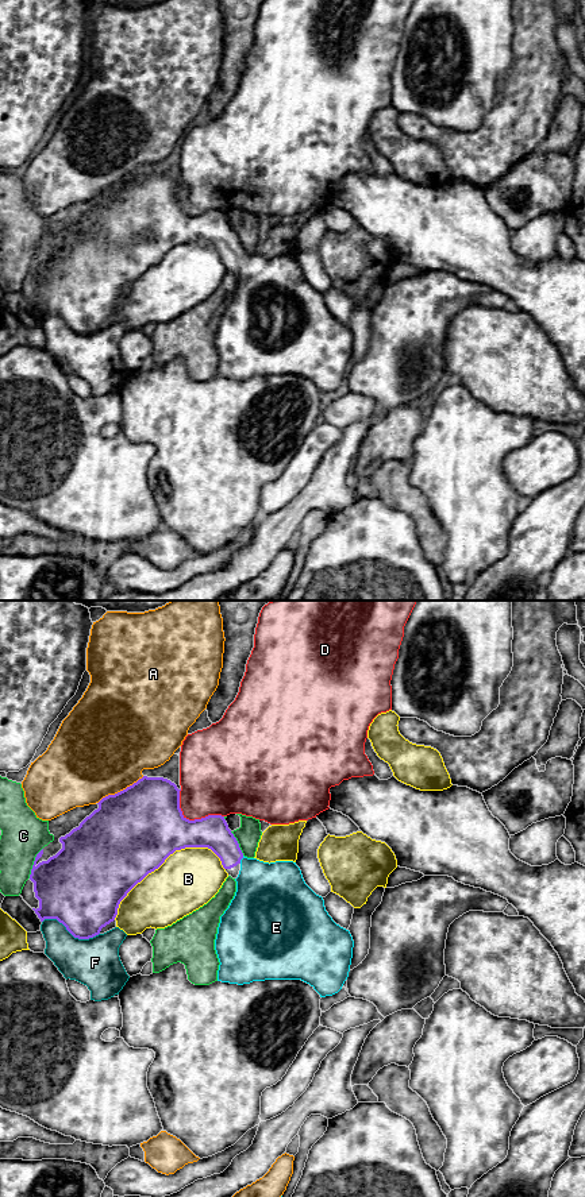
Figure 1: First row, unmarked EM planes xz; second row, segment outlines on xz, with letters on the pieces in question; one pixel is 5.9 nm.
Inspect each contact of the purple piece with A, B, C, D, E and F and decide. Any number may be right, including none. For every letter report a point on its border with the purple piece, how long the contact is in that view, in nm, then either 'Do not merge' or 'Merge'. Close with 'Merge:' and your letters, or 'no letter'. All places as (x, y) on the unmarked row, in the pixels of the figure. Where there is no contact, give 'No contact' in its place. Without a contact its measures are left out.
A: Touches purple at xz (120, 186). Shared border 320 nm. Do not merge
B: Touches purple at xz (161, 259). Shared border 750 nm. Do not merge
C: Touches purple at xz (34, 258). Shared border 200 nm. Do not merge
D: Touches purple at xz (192, 216). Shared border 320 nm. Do not merge
E: Touches purple at xz (241, 254). Shared border 50 nm. Merge
F: Touches purple at xz (70, 328). Shared border 360 nm. Do not merge
Merge: E

